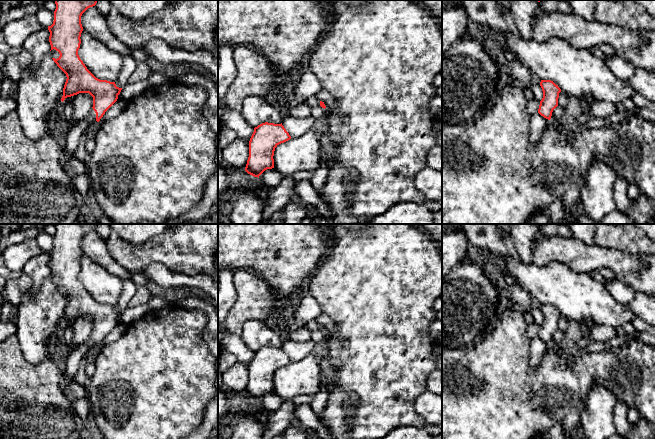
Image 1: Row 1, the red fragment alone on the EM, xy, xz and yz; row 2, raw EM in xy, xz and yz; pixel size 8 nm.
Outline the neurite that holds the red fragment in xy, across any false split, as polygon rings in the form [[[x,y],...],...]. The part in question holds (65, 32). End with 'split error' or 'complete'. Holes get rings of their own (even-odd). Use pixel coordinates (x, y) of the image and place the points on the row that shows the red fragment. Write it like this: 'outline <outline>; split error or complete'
outline [[[98,0],[54,1],[54,21],[48,30],[51,50],[55,49],[60,54],[57,59],[52,59],[67,77],[61,101],[79,93],[89,93],[93,97],[92,108],[96,113],[96,121],[99,122],[117,101],[122,88],[117,87],[115,82],[96,78],[78,55],[83,31],[81,16]]]; complete

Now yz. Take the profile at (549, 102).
outline [[[541,80],[540,86],[543,91],[543,98],[540,101],[538,113],[550,120],[553,110],[558,106],[561,89],[551,80]]]; complete

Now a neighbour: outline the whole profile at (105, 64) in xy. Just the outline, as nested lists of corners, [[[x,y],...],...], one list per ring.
[[[86,31],[81,33],[78,55],[98,79],[116,82],[123,68],[123,57]]]

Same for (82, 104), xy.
[[[79,93],[72,101],[73,106],[73,124],[68,125],[63,121],[64,129],[72,127],[84,120],[93,107],[93,97],[89,93]]]

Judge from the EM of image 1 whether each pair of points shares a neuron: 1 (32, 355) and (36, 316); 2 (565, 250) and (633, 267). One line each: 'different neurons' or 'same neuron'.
1: same neuron
2: same neuron

